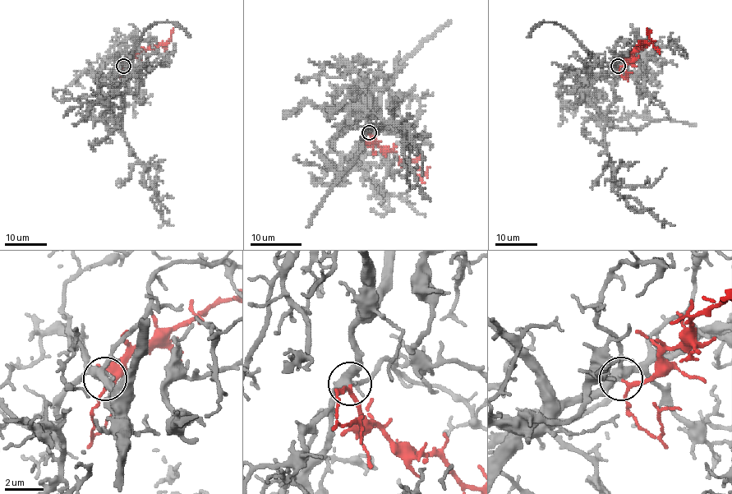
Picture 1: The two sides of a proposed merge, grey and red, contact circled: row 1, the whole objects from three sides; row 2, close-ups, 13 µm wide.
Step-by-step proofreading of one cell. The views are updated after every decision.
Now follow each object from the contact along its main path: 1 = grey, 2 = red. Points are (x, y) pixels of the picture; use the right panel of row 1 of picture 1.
1: (618, 66), (588, 91), (604, 121), (613, 187), (674, 224)
2: (618, 66), (622, 66), (644, 43), (651, 41), (646, 29)

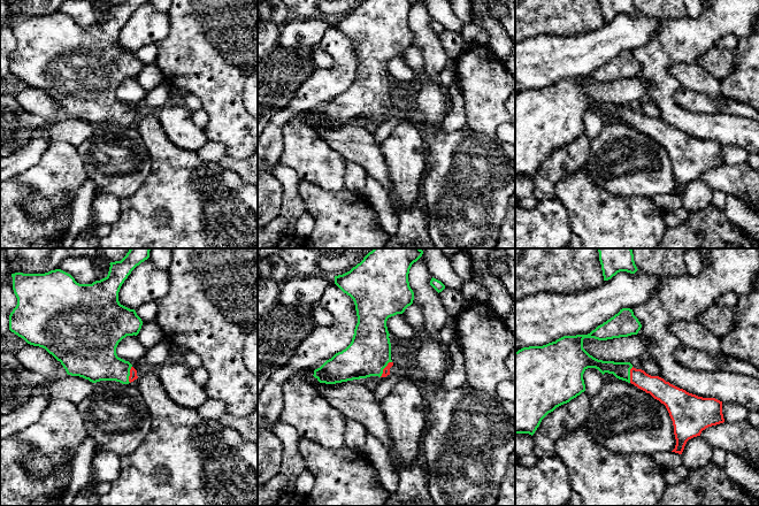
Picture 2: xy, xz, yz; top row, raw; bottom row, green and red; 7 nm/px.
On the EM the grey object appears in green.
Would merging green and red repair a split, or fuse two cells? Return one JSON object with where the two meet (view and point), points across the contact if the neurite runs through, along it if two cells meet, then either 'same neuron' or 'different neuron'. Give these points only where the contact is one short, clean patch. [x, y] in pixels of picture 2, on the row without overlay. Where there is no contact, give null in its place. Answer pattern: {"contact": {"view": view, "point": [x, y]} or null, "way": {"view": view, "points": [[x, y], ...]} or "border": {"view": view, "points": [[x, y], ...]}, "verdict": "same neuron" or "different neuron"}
{"contact": {"view": "xz", "point": [384, 109]}, "way": {"view": "xz", "points": [[369, 94], [384, 109], [386, 113]]}, "verdict": "same neuron"}

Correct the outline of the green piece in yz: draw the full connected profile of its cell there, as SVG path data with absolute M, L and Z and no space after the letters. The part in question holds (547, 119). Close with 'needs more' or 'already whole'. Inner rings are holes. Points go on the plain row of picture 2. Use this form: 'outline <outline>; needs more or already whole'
outline M622 51L588 77L564 78L543 89L523 90L515 94L515 176L532 178L549 155L584 135L583 116L588 110L596 110L603 117L613 116L616 121L634 126L664 146L674 168L676 187L672 194L682 197L689 182L700 178L708 169L723 166L722 144L689 136L659 118L651 118L642 112L634 110L630 105L598 102L583 91L584 80L607 83L628 79L637 77L641 70L642 67L632 52Z; needs more

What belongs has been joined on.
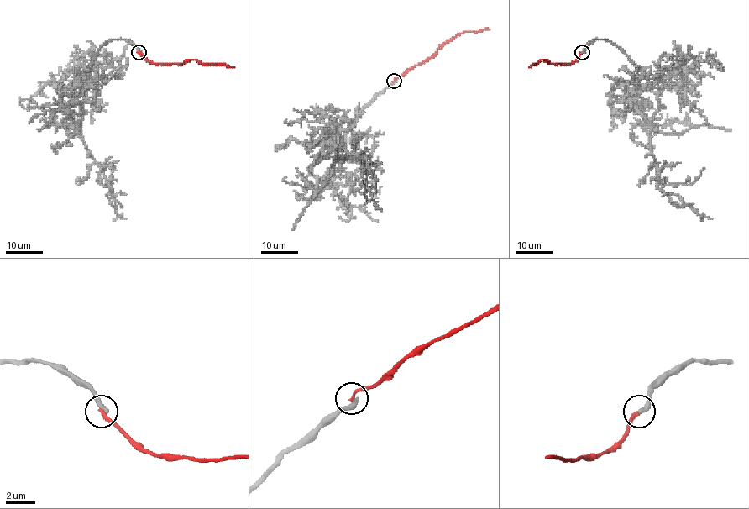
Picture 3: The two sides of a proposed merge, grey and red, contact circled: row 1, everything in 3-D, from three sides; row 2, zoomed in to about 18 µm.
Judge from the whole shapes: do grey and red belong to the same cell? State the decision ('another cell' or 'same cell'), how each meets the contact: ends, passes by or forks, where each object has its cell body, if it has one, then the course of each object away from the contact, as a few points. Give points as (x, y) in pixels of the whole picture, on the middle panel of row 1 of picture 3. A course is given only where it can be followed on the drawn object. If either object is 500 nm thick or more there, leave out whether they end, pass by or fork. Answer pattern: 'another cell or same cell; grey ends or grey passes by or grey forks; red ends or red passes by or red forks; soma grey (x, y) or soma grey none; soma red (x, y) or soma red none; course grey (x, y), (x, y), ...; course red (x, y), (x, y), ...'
another cell; grey ends; red ends; soma grey none; soma red none; course grey (395, 81), (355, 118), (342, 146), (337, 134), (336, 149), (364, 156), (362, 177), (382, 210); course red (394, 81), (430, 59), (446, 42), (460, 34), (489, 29)

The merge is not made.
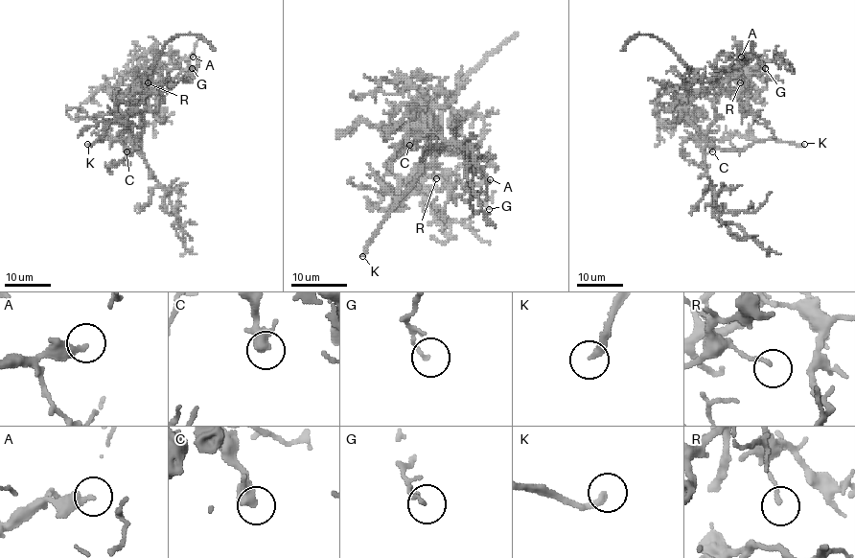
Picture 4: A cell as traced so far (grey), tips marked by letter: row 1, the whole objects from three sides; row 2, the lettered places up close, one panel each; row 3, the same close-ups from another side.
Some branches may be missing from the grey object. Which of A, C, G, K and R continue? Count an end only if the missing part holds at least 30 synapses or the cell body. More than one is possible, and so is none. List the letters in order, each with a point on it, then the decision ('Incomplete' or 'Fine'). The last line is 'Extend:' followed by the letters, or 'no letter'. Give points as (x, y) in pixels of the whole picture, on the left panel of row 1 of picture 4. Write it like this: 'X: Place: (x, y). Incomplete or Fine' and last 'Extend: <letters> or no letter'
A: Place: (193, 57). Fine
C: Place: (127, 151). Incomplete
G: Place: (192, 68). Fine
K: Place: (87, 144). Incomplete
R: Place: (148, 82). Fine
Extend: C, K

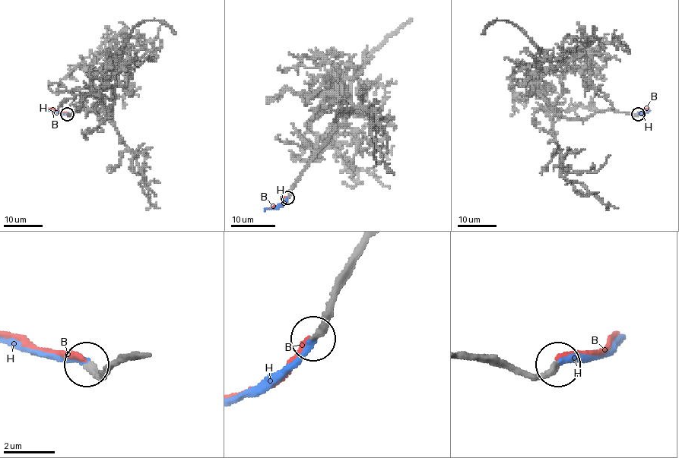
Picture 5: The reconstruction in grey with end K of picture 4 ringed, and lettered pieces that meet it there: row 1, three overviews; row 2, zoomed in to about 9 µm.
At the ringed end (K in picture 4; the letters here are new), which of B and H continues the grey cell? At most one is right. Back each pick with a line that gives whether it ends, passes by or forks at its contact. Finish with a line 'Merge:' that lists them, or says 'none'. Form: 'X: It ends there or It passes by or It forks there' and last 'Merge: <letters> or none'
H: It ends there
Merge: H

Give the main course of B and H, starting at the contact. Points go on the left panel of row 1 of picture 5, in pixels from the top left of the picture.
B: (66, 114), (48, 108)
H: (68, 114), (47, 109)

